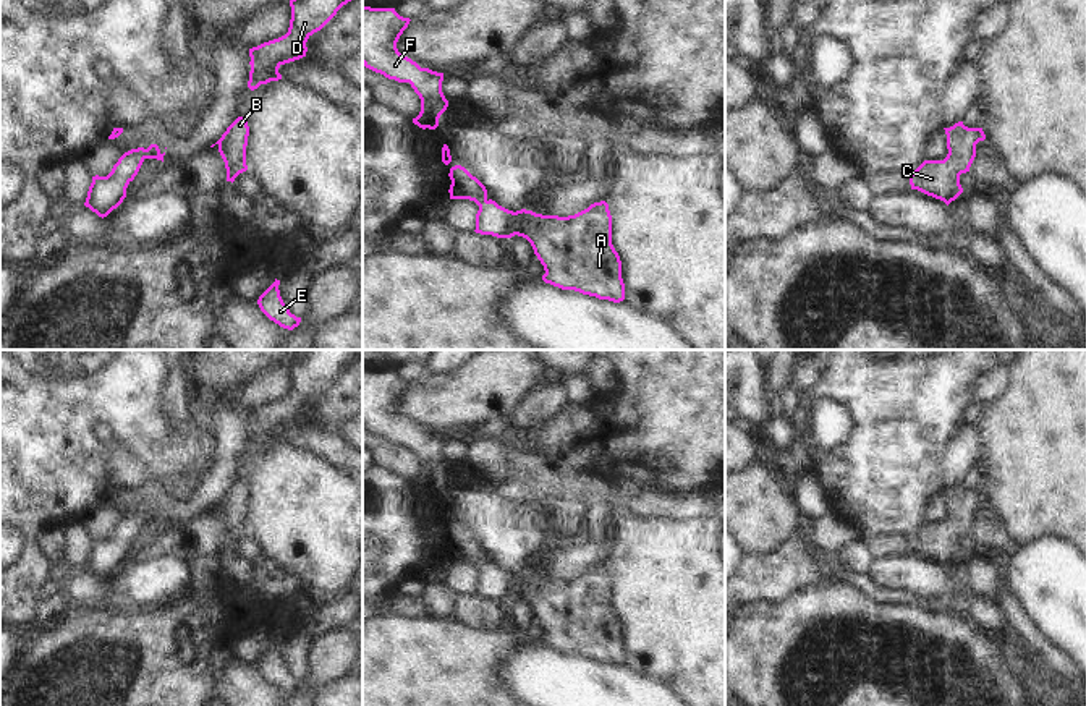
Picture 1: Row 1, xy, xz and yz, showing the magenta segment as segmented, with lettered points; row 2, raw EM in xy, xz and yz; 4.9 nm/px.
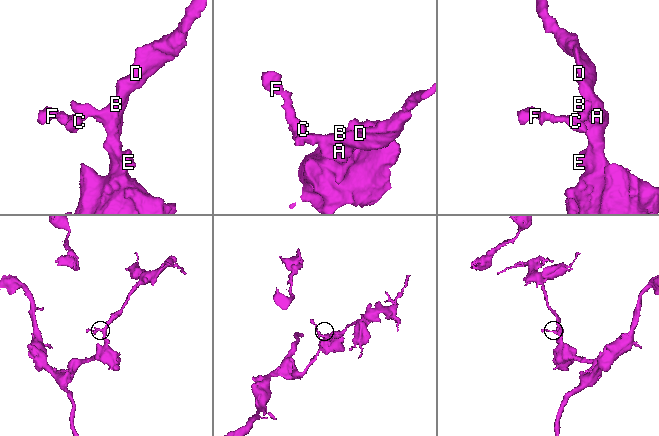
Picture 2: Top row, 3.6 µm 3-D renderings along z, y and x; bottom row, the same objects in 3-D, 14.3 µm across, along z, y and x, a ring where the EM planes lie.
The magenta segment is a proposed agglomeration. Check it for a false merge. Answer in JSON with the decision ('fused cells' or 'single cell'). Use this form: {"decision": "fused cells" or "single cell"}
{"decision": "single cell"}

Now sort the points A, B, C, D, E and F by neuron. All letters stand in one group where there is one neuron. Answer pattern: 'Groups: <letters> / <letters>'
Groups: A B C D E F

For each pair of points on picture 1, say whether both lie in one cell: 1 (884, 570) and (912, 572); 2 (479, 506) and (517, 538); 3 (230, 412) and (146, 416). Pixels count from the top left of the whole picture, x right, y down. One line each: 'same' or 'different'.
1: same
2: same
3: different

